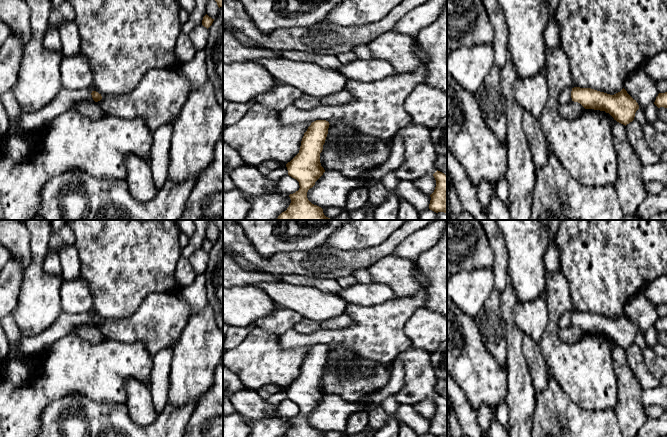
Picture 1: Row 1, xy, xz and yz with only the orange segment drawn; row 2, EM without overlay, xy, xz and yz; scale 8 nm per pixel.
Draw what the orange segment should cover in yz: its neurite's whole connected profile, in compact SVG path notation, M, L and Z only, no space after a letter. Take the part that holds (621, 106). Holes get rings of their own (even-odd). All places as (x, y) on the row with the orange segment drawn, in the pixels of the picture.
M574 87L572 101L580 103L585 109L594 109L609 113L617 122L627 125L634 120L639 105L623 88L610 95L591 88Z

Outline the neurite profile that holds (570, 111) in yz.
M571 101L569 104L560 105L558 113L563 119L573 120L583 114L585 108L578 102Z

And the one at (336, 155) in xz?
M345 124L329 125L328 134L320 153L320 163L325 171L337 171L349 178L359 177L379 167L389 157L393 139L377 139L369 152L359 146L349 147L345 140L358 132Z

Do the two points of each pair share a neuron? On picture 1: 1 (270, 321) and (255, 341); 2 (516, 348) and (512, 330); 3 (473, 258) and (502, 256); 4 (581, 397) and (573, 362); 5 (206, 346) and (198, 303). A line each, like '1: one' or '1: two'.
1: two
2: one
3: two
4: one
5: two

